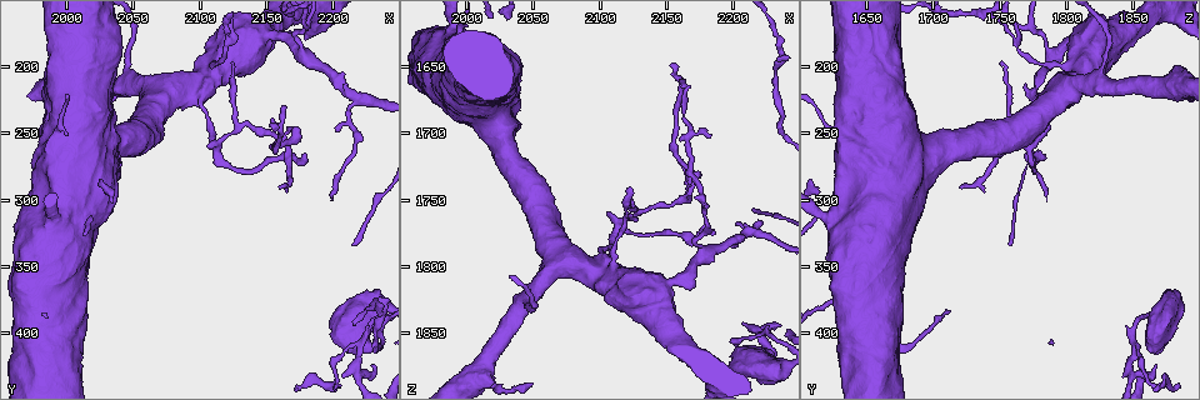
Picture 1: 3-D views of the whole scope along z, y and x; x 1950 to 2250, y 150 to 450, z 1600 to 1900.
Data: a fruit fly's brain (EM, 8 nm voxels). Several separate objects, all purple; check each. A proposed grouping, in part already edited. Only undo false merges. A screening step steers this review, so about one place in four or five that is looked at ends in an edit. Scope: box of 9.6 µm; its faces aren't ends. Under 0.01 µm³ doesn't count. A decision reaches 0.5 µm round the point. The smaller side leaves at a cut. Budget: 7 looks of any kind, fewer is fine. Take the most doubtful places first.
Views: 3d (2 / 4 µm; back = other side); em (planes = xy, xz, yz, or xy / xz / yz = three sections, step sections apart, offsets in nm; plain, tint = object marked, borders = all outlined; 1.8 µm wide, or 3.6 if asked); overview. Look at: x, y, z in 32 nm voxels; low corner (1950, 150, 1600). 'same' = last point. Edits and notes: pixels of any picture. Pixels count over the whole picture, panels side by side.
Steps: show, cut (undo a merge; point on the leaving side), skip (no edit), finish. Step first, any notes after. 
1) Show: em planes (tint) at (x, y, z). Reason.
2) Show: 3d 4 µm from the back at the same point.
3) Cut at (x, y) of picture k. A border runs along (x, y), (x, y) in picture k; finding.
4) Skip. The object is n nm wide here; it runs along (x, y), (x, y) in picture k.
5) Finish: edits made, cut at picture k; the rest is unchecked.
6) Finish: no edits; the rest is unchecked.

Show: 3d 4 µm at (2084, 218, 1798). Sharp bend.

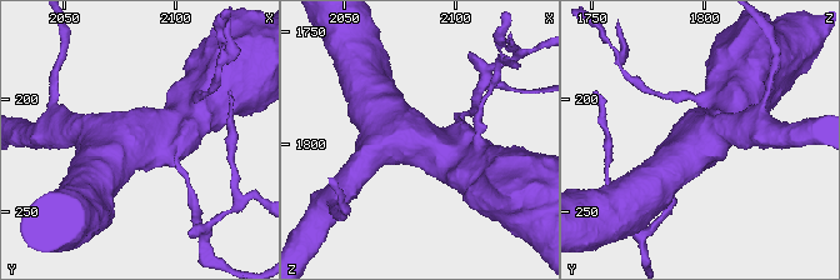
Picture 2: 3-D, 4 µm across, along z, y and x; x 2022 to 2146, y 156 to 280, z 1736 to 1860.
Show: em 3.6 µm planes (tint) at (2082, 217, 1799). Shape alone is not enough.

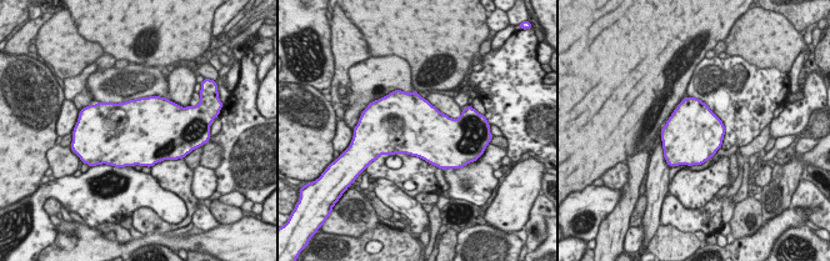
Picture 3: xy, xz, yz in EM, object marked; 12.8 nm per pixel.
Skip. Continuous, no second neuron.

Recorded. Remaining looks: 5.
Show: em 3.6 µm planes (borders) at (2150, 176, 1814). Narrows sharply.

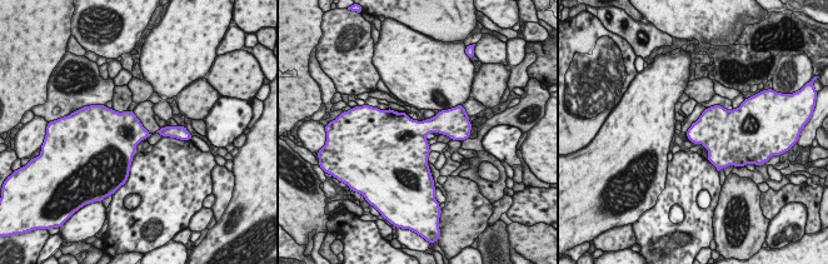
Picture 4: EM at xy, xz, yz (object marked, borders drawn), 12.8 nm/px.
Skip. One neuron here.

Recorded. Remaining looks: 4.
Show: 3d 4 µm at (1996, 244, 1626). Thick turns thin.

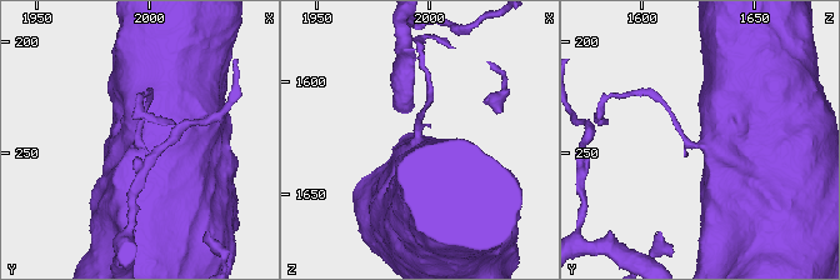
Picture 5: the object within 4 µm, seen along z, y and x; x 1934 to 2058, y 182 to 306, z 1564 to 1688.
Show: em 3.6 µm planes (tint) at (1997, 246, 1624). Shape alone is not enough.

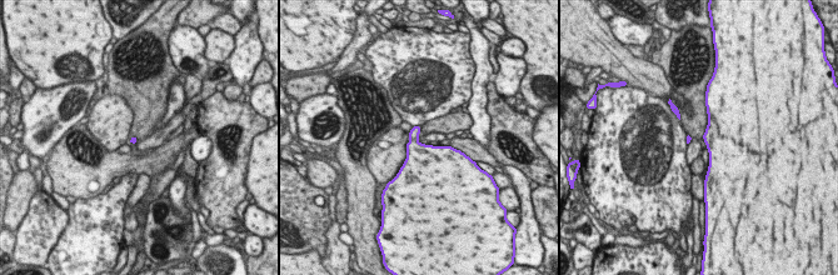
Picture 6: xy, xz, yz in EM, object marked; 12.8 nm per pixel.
Skip. The object is 90 nm wide here; one neuron here.

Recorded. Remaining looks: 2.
Finish: no edits; the rest is unchecked.

